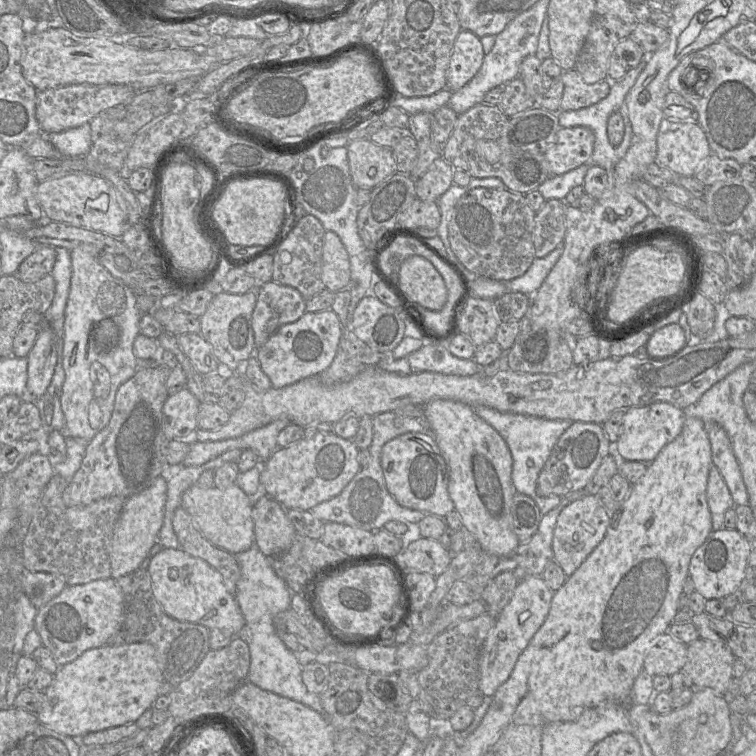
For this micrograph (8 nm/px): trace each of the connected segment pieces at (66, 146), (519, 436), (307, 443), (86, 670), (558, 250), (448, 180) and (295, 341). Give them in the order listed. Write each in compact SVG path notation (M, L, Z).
M89 123L44 135L62 157L85 156L91 148L91 129Z
M472 406L475 413L490 424L505 440L512 455L512 482L516 492L531 497L545 515L559 505L563 497L539 496L536 492L540 471L560 436L573 424L569 419L549 420L521 414L500 412L487 406Z
M317 433L312 438L302 438L287 447L277 448L268 460L261 464L262 491L285 509L309 511L319 503L327 501L343 491L361 469L358 455L359 449L353 440L341 438L335 433Z
M146 642L106 644L86 650L72 662L59 666L53 674L51 684L44 690L43 705L34 714L46 727L72 738L81 738L87 733L134 723L143 712L152 707L163 680L153 645Z
M561 242L545 257L535 258L522 276L509 281L502 281L506 286L506 292L521 292L533 296L559 260L563 250L564 243Z
M439 157L421 178L414 179L417 198L425 202L437 202L454 184L453 175L452 165Z
M332 309L305 312L297 321L285 324L273 333L254 356L262 371L270 379L273 388L283 388L310 377L318 377L336 356L342 326Z

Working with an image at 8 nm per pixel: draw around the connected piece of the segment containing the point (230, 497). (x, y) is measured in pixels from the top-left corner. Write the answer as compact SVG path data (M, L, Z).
M236 483L224 488L200 488L196 484L182 494L181 506L190 515L200 533L214 546L233 555L248 550L255 543L252 519L253 498Z

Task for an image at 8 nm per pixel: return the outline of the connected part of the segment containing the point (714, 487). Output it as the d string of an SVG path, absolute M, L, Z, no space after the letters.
M716 466L709 472L706 498L712 518L712 529L718 531L723 528L723 521L727 510L734 508L729 488Z

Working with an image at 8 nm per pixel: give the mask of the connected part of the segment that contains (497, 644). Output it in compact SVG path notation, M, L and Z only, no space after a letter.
M540 576L519 581L511 600L496 617L495 626L481 648L479 688L485 696L493 697L496 690L509 678L519 655L544 623L553 594Z

